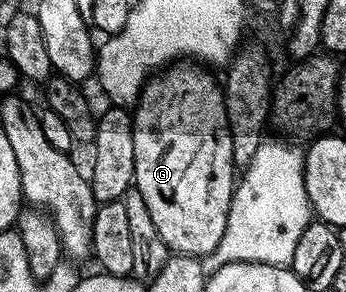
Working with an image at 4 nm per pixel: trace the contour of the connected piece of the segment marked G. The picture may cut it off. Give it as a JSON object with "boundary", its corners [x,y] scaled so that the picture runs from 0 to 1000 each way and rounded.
{"boundary":[[[549,209],[483,226],[413,295],[382,380],[393,510],[384,637],[405,647],[405,675],[416,675],[416,702],[428,702],[428,733],[494,863],[575,880],[607,873],[613,853],[636,839],[682,637],[671,469],[659,401],[650,397],[645,301],[633,274],[618,274],[592,240],[604,243],[592,226]]]}

